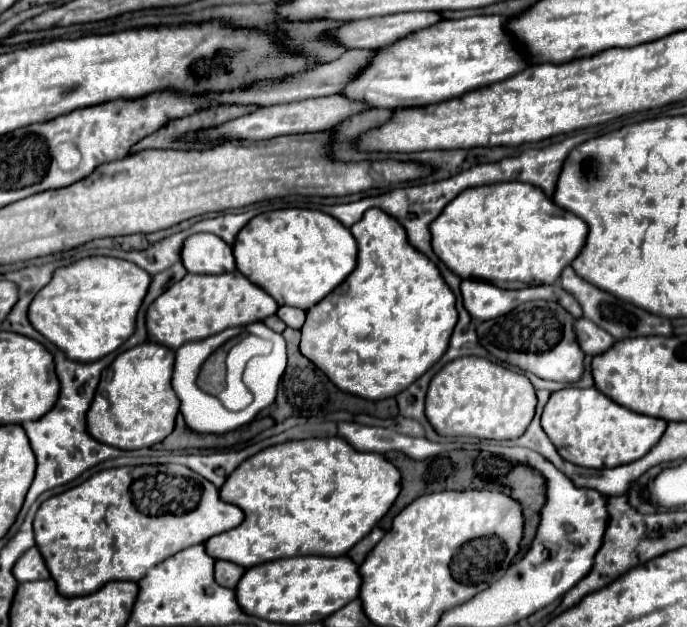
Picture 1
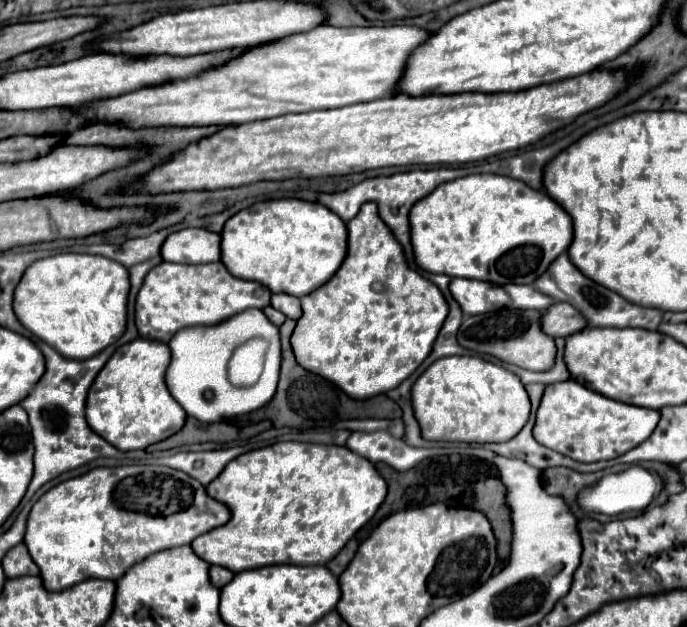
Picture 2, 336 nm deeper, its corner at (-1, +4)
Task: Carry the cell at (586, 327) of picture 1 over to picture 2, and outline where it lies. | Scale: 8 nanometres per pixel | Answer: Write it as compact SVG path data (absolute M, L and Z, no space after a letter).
M553 303L543 315L543 329L551 337L569 337L587 327L587 319L567 303Z

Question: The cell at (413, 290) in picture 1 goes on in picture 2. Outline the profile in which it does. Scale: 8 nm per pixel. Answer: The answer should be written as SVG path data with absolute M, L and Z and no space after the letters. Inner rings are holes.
M375 203L363 205L363 209L347 223L347 231L349 251L339 271L323 287L301 297L303 317L297 321L291 335L291 347L297 363L307 371L329 379L351 399L371 399L401 385L427 359L449 313L449 305L437 285L407 265L403 247L391 229L383 225ZM375 283L381 283L383 289L377 289Z

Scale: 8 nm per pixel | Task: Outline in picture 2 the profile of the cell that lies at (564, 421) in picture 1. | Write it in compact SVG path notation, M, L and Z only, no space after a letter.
M569 379L545 387L541 405L537 409L537 423L533 435L541 445L555 449L561 455L567 455L581 463L593 463L615 459L637 447L655 431L657 423L659 411L607 399Z

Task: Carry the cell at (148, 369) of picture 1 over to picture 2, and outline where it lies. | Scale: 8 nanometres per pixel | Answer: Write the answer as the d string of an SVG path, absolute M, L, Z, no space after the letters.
M137 337L135 341L121 345L111 355L111 359L91 385L85 407L87 423L95 433L99 433L119 451L145 449L171 437L183 427L183 409L169 395L169 389L165 385L169 357L171 353L165 343Z

